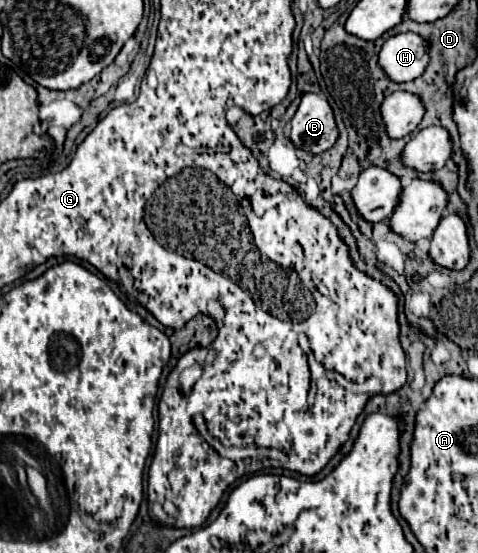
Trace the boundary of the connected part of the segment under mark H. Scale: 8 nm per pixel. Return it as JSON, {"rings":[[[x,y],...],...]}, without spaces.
{"rings":[[[399,33],[385,41],[379,53],[381,67],[393,81],[413,81],[429,65],[429,43],[419,33]]]}

